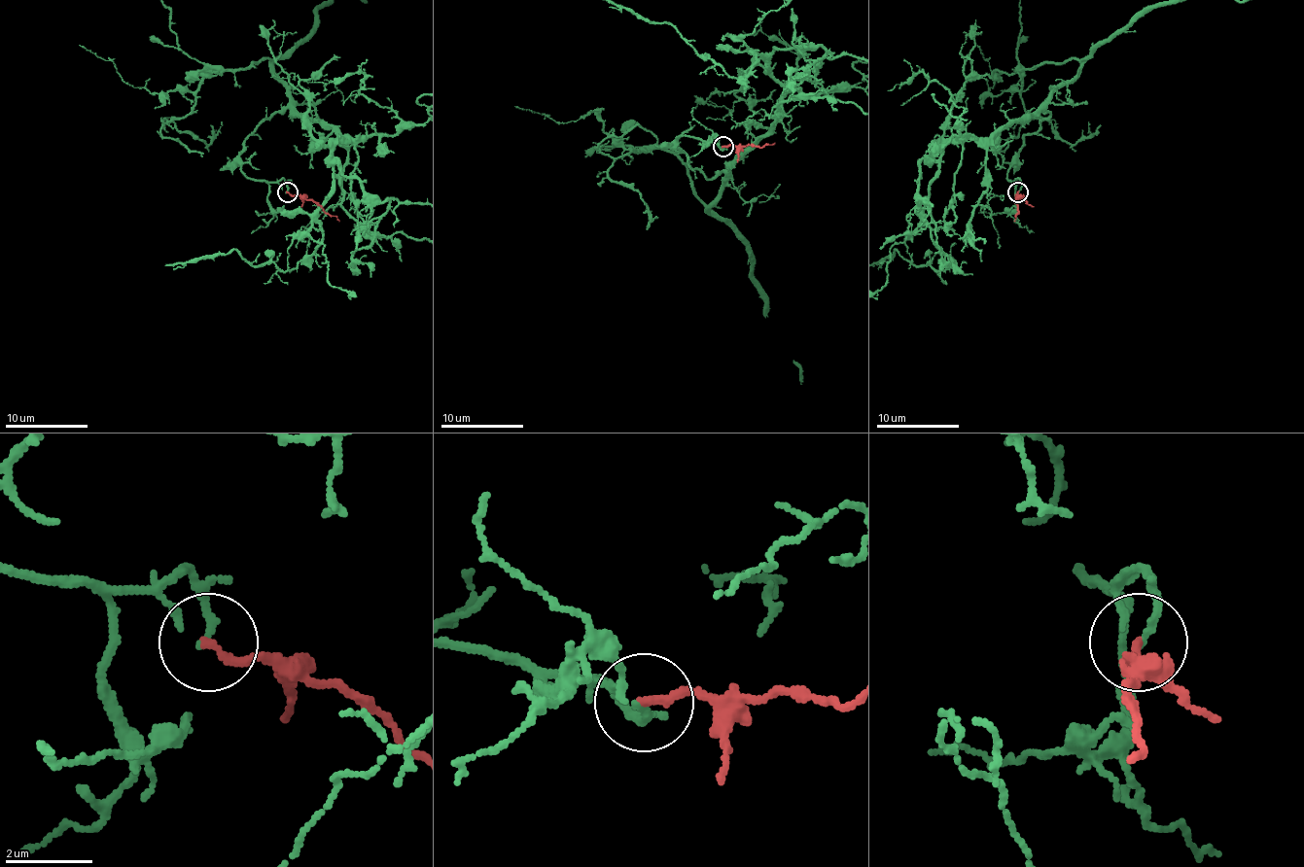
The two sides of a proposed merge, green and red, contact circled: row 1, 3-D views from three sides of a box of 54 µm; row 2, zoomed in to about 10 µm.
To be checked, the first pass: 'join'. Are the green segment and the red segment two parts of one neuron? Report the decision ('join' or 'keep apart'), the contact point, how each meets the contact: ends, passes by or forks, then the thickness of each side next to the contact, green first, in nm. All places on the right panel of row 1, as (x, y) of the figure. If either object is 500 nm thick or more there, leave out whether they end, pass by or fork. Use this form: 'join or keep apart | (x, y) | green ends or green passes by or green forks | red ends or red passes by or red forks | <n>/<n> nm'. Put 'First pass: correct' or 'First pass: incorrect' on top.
First pass: incorrect
keep apart | (1018, 191) | green ends | red ends | 160/190 nm

